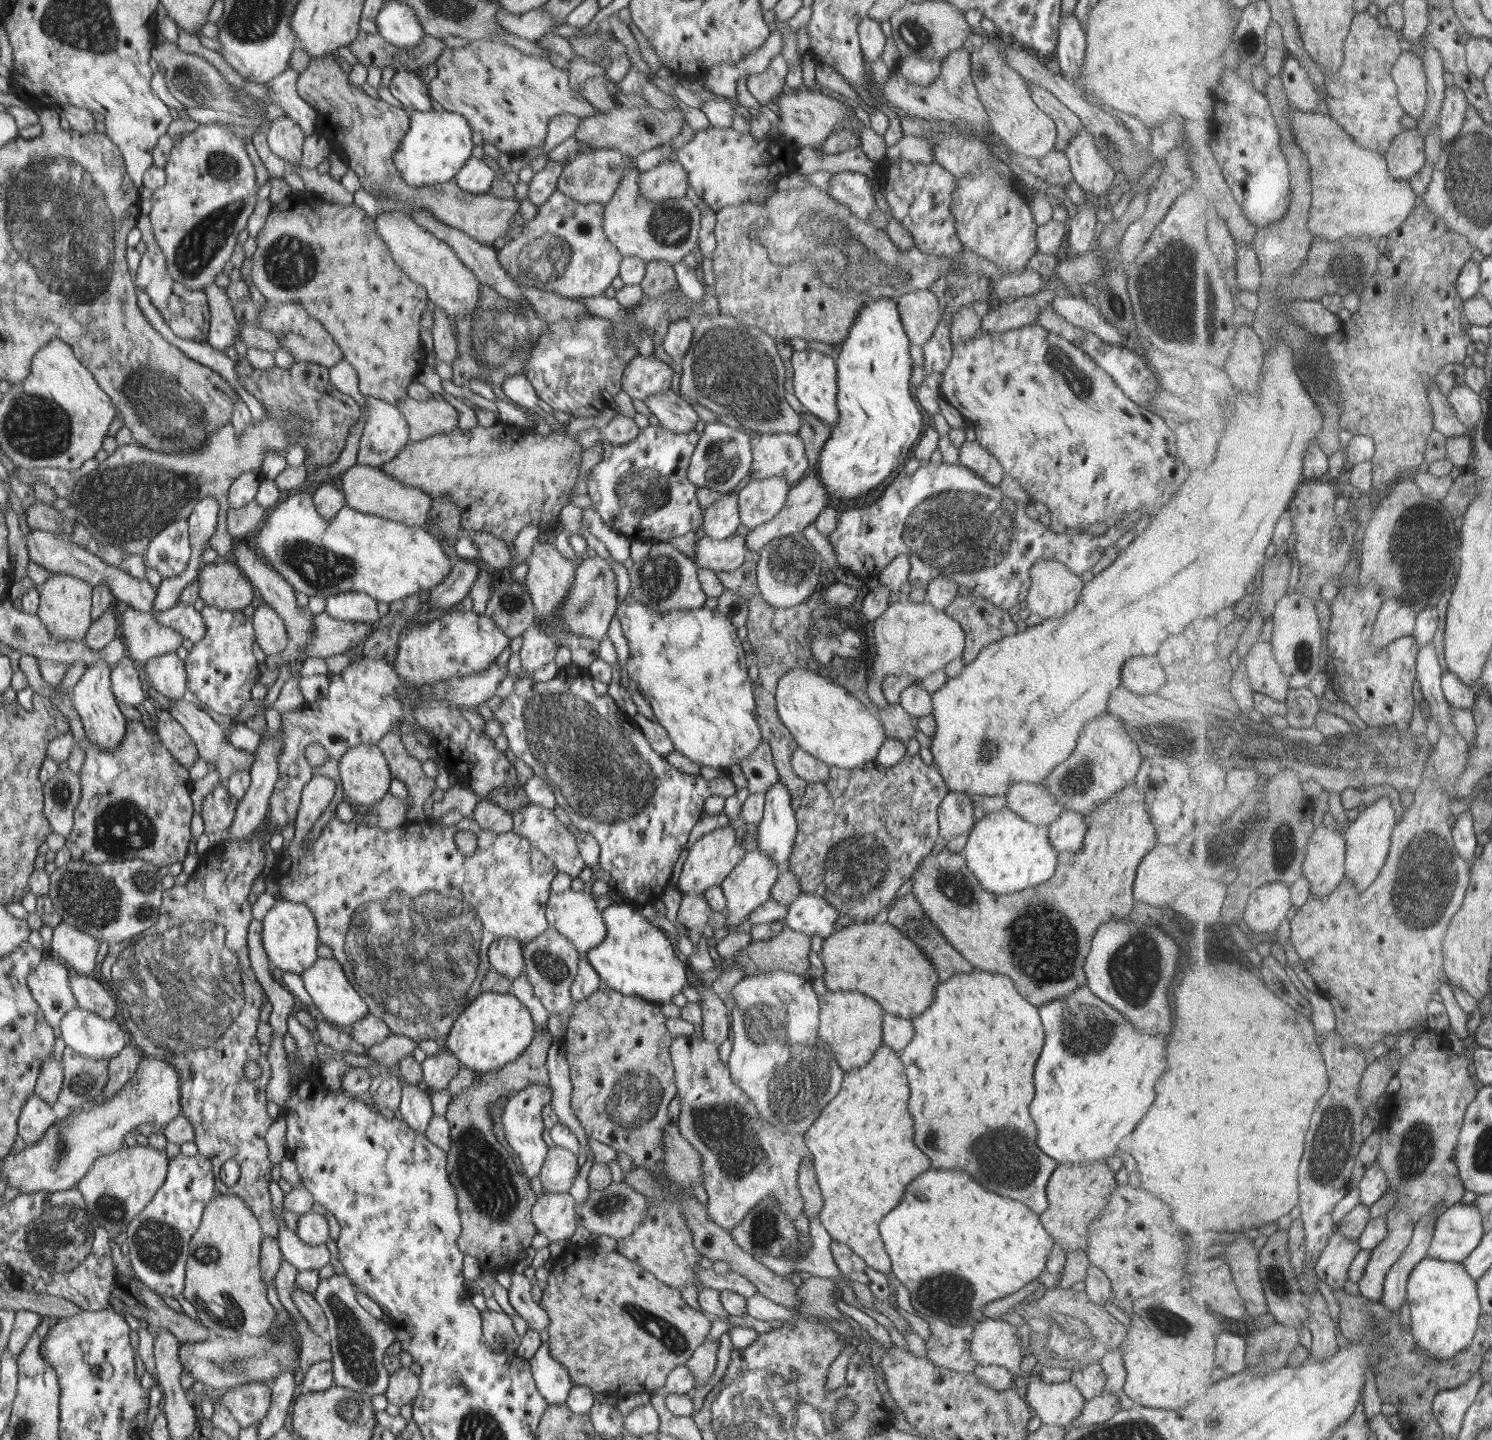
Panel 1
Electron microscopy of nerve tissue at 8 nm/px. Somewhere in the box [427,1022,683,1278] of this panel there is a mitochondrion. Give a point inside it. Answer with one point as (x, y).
(479, 1168)

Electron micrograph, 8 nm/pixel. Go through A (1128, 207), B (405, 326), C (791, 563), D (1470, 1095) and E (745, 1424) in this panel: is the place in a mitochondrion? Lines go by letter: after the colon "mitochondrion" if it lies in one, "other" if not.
A: other
B: other
C: mitochondrion
D: other
E: mitochondrion

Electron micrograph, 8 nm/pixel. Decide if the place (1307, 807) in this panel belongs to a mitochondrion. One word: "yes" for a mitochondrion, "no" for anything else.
no

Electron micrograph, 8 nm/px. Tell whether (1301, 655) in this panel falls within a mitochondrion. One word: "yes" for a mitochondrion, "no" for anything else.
yes

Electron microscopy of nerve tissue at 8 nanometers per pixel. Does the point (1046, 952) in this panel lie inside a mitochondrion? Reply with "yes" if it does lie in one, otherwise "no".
yes

